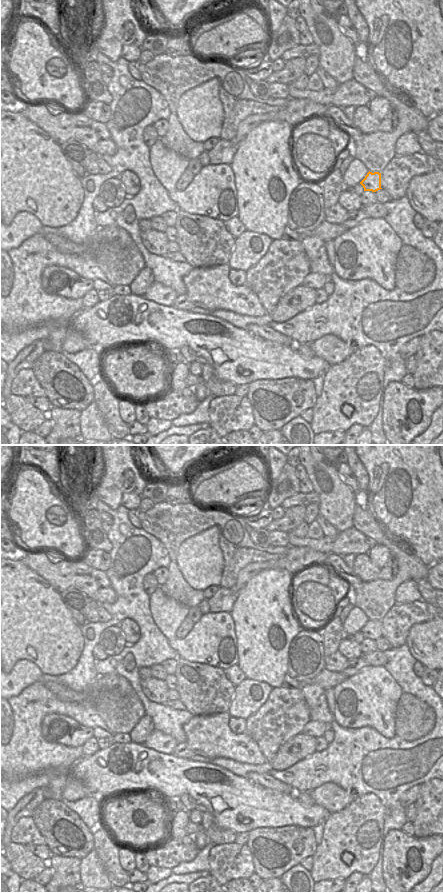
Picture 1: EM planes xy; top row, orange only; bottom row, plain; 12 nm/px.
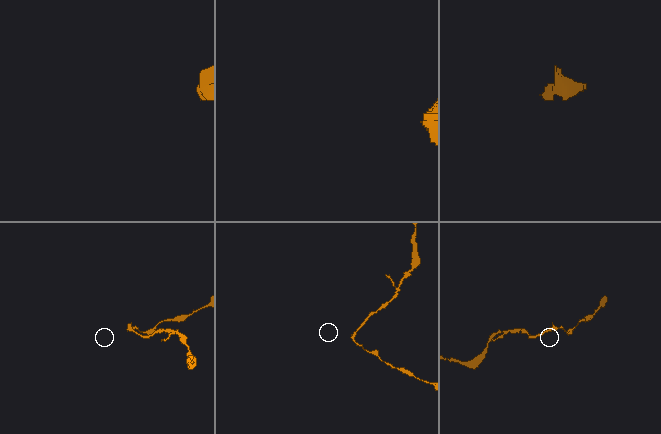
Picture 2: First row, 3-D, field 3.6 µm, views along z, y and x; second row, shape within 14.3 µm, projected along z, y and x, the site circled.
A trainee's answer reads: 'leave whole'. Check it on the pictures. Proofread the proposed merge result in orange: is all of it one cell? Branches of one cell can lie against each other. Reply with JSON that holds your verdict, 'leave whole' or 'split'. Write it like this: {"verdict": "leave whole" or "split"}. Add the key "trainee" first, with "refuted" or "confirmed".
{"trainee": "refuted", "verdict": "split"}

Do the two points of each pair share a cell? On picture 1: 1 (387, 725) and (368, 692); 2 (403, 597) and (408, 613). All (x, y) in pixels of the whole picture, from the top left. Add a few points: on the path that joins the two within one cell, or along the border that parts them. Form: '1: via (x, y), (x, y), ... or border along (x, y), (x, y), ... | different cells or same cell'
1: border along (395, 708), (379, 725), (369, 726) | different cells
2: border along (420, 598), (411, 602), (396, 604) | different cells

